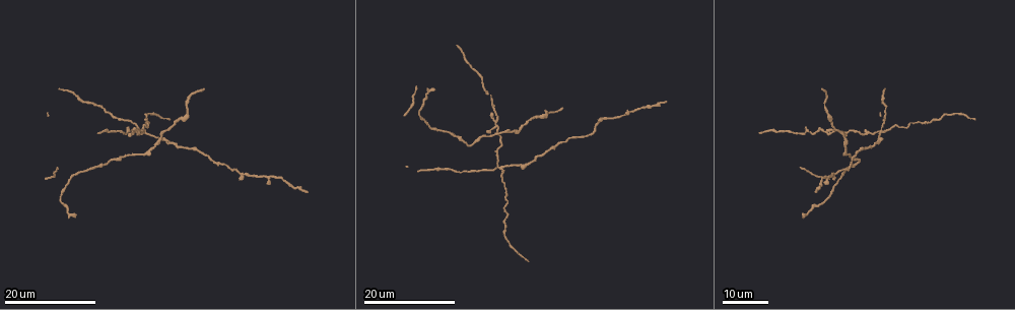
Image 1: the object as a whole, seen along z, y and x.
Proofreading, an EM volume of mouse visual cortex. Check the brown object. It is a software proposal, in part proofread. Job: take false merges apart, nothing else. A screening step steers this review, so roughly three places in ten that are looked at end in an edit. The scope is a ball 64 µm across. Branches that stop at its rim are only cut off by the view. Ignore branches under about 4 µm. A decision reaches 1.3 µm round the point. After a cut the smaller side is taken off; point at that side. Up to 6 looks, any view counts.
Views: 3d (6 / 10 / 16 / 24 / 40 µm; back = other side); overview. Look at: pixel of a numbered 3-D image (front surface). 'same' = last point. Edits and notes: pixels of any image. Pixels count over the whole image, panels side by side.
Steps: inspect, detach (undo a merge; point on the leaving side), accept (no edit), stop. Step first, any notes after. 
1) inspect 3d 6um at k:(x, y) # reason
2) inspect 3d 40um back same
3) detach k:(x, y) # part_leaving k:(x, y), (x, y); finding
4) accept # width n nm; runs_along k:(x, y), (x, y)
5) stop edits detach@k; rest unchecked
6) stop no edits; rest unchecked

inspect 3d 24um at 1:(879, 129) # looks like a crossing

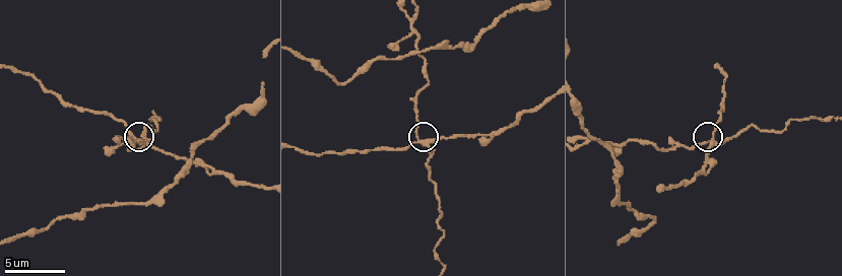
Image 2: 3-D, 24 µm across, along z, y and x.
inspect 3d 10um at 2:(419, 143)

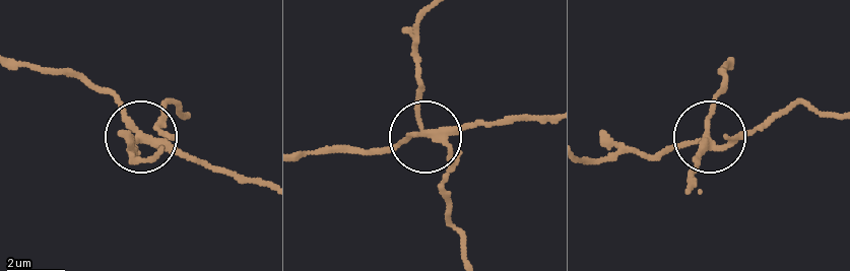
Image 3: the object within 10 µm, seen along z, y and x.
detach 3:(188, 153) # arms 4; part_leaving 3:(151, 140), (266, 182); two cells meet here

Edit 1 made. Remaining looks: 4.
inspect 3d 6um at 2:(410, 35) # four or more arms meet

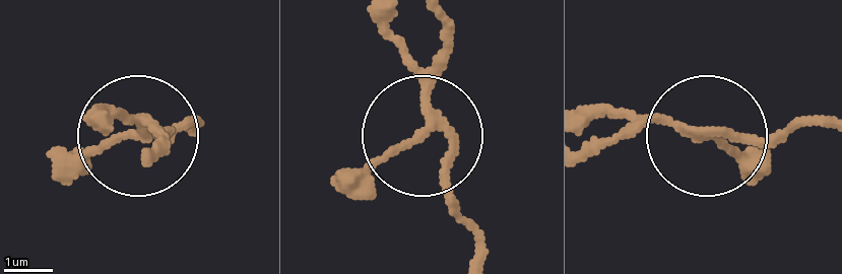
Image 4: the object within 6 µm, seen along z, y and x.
accept # side_arm 24 um; runs_along 4:(473, 254), (469, 217), (425, 132), (420, 72), (388, 11); all the same cell

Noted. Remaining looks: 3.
inspect 3d 10um at 2:(263, 95) # sudden change in width

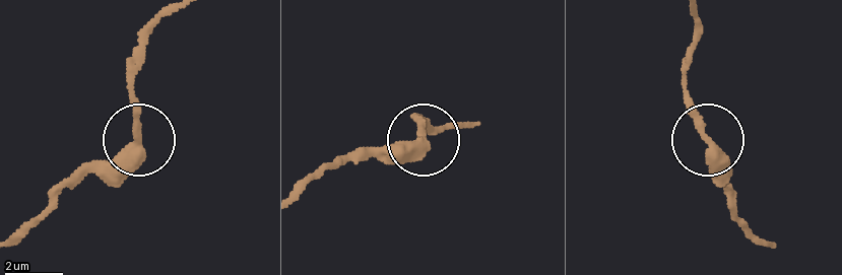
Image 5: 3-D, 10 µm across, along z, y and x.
inspect 3d 10um back at 5:(136, 140)

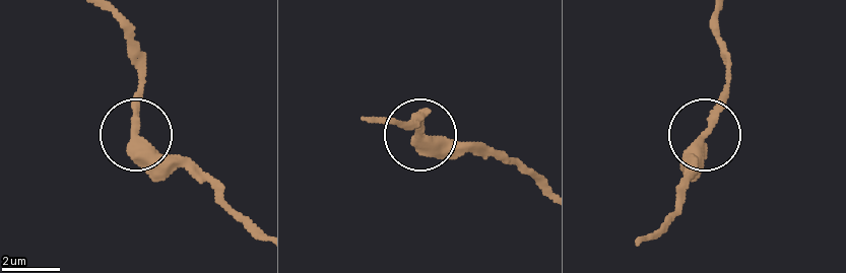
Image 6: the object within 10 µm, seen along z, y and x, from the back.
accept # width 350 nm; continuous, no second cell

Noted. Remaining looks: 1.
stop edits detach@3; rest unchecked

